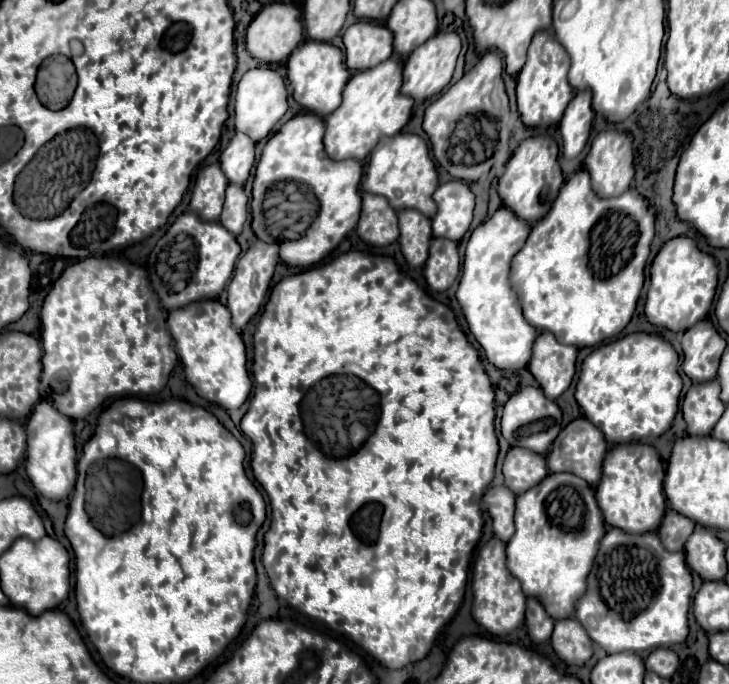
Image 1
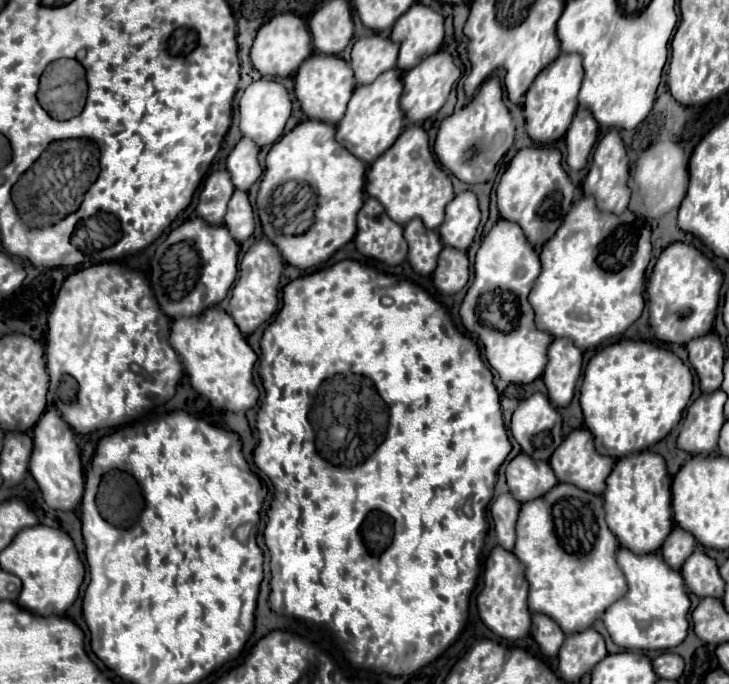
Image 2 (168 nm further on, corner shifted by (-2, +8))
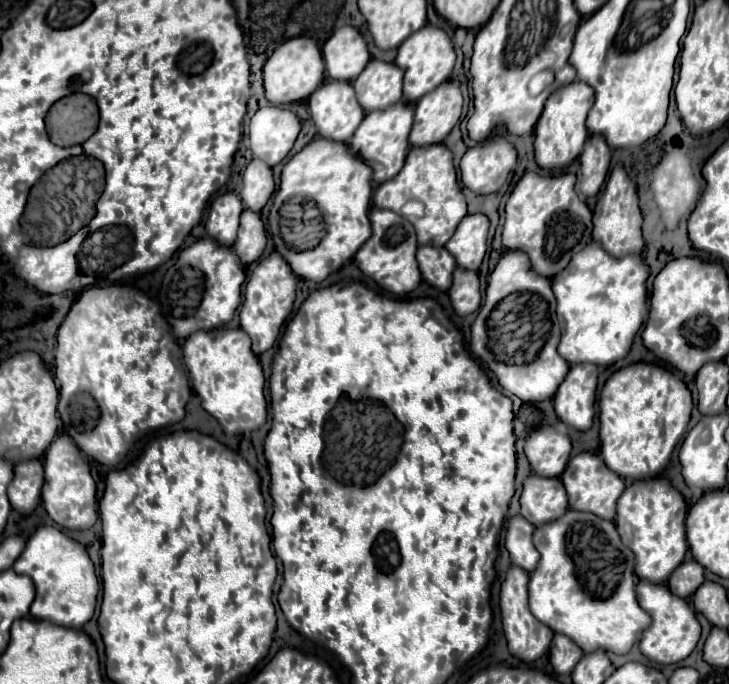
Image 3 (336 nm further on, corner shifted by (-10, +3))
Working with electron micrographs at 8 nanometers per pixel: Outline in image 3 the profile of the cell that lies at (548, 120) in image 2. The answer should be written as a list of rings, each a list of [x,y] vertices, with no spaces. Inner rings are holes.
[[[574,80],[572,84],[558,88],[546,102],[544,112],[534,130],[534,150],[536,150],[536,164],[544,170],[564,170],[570,166],[582,152],[584,142],[588,138],[586,130],[586,116],[590,106],[594,104],[594,90],[584,82]]]

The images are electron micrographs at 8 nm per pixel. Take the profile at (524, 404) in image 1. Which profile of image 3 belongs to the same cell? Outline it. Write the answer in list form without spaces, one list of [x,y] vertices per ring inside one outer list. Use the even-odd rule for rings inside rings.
[[[538,428],[526,438],[526,456],[532,472],[544,478],[560,478],[568,466],[570,440],[554,428]]]

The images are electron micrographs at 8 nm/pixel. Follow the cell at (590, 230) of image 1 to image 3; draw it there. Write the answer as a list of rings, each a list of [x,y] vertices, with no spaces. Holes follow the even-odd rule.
[[[596,242],[586,244],[574,254],[570,266],[552,280],[558,300],[556,314],[562,324],[558,354],[568,364],[612,366],[622,360],[648,316],[646,280],[648,268],[640,254],[612,258]]]

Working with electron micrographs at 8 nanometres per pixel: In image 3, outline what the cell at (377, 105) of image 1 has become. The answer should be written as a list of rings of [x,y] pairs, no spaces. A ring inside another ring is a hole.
[[[406,102],[396,104],[384,112],[370,112],[370,114],[366,114],[366,118],[362,120],[354,138],[350,140],[350,152],[354,156],[362,158],[372,168],[372,172],[374,172],[372,180],[376,184],[392,180],[402,170],[404,160],[410,150],[408,136],[410,136],[412,120],[414,120],[414,106],[406,104]]]

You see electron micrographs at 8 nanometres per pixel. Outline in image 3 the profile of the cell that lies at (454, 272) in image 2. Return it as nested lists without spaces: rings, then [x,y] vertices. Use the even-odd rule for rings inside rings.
[[[456,268],[454,282],[452,282],[452,288],[448,290],[448,296],[458,316],[468,316],[476,312],[482,302],[478,274],[464,268]]]

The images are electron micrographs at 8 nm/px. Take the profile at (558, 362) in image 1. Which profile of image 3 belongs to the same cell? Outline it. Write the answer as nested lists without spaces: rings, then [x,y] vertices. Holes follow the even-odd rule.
[[[594,364],[570,366],[568,376],[554,396],[554,410],[560,422],[586,432],[594,422],[594,404],[598,390],[598,368]]]

